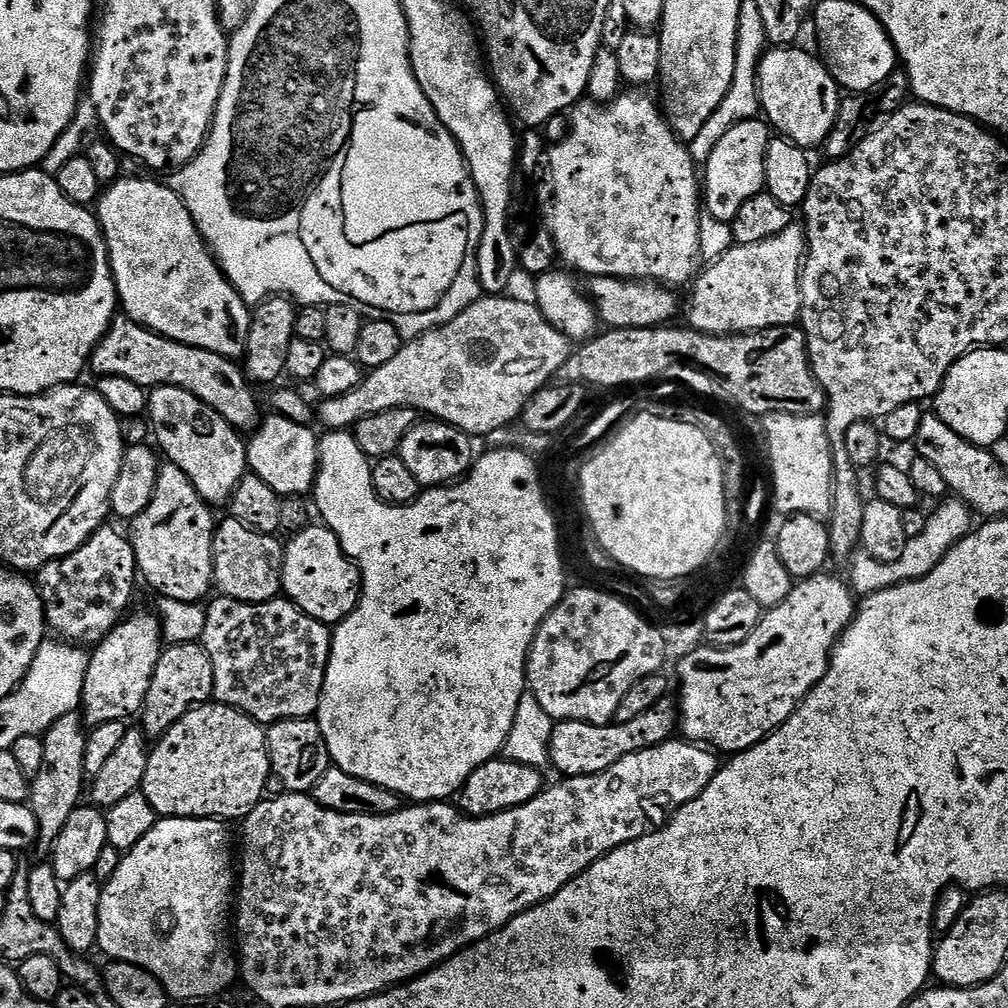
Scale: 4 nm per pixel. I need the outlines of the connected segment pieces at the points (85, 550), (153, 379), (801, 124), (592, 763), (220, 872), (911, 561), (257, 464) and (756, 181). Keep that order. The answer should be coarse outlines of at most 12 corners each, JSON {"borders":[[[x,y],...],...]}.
{"borders":[[[100,528],[34,576],[47,627],[99,644],[129,611],[131,539]],[[112,321],[91,371],[192,392],[237,430],[261,423],[237,361]],[[800,46],[760,59],[760,107],[781,137],[819,149],[842,89]],[[665,698],[631,722],[553,723],[561,777],[602,774],[678,732]],[[166,816],[102,887],[98,948],[173,1001],[238,980],[222,820]],[[955,498],[928,512],[898,562],[857,551],[847,576],[863,598],[930,574],[974,513]],[[279,414],[247,441],[249,469],[281,498],[307,497],[318,432]],[[769,125],[734,126],[702,172],[702,204],[731,222],[765,191]]]}

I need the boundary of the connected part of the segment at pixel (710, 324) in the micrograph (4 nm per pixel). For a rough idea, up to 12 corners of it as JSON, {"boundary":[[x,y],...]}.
{"boundary":[[794,222],[695,277],[687,327],[711,336],[800,318],[808,237]]}

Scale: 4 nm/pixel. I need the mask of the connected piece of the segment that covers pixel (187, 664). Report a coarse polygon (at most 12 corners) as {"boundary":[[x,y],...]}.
{"boundary":[[203,643],[161,651],[138,716],[165,736],[213,699]]}

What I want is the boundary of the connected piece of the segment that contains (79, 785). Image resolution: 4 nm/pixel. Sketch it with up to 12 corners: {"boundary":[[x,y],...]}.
{"boundary":[[79,711],[42,736],[31,777],[35,851],[51,853],[86,792],[88,732]]}

